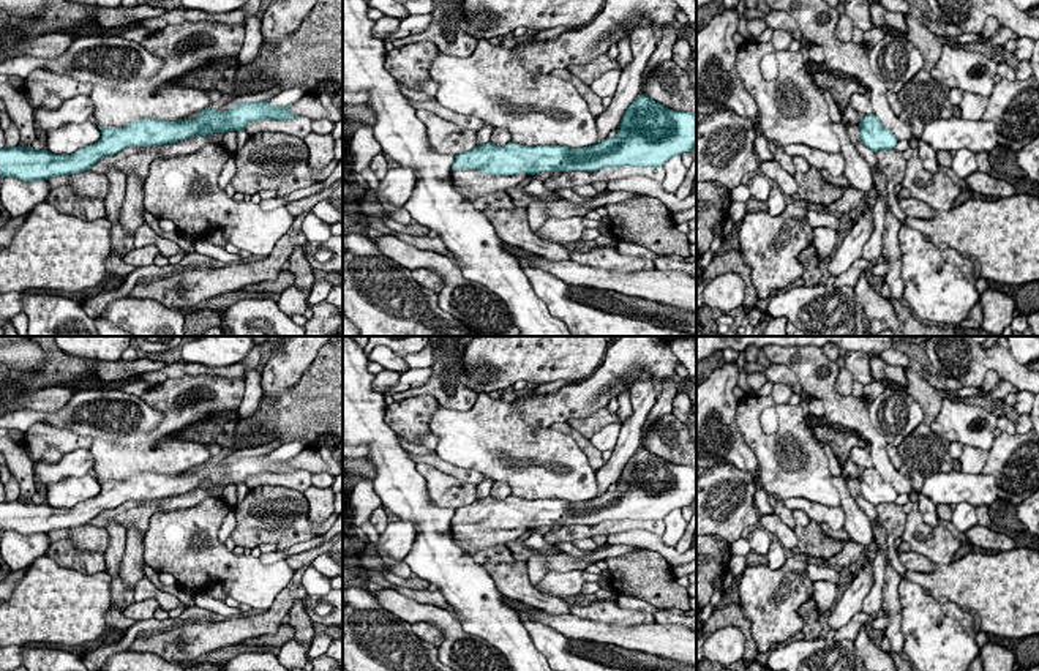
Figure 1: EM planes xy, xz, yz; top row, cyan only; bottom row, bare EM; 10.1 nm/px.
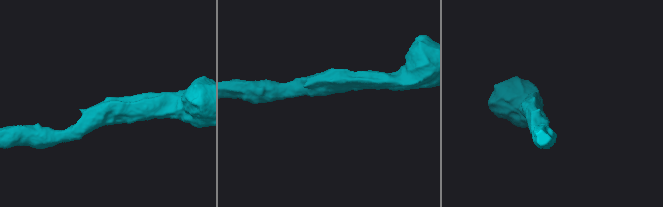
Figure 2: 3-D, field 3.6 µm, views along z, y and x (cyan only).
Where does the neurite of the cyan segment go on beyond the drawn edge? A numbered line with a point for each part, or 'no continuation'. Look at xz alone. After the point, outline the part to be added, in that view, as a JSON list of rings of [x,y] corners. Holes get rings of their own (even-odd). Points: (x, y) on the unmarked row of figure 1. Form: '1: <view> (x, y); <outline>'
no continuation

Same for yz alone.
no continuation

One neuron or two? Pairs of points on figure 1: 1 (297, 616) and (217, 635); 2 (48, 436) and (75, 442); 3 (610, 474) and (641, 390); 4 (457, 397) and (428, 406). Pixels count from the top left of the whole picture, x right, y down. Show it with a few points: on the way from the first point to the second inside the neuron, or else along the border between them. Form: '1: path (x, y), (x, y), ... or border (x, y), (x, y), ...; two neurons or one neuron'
1: border (302, 599), (297, 599), (288, 613); two neurons
2: path (54, 438), (68, 441); one neuron
3: path (621, 453), (640, 411); one neuron
4: border (405, 397), (430, 395), (439, 403); two neurons

